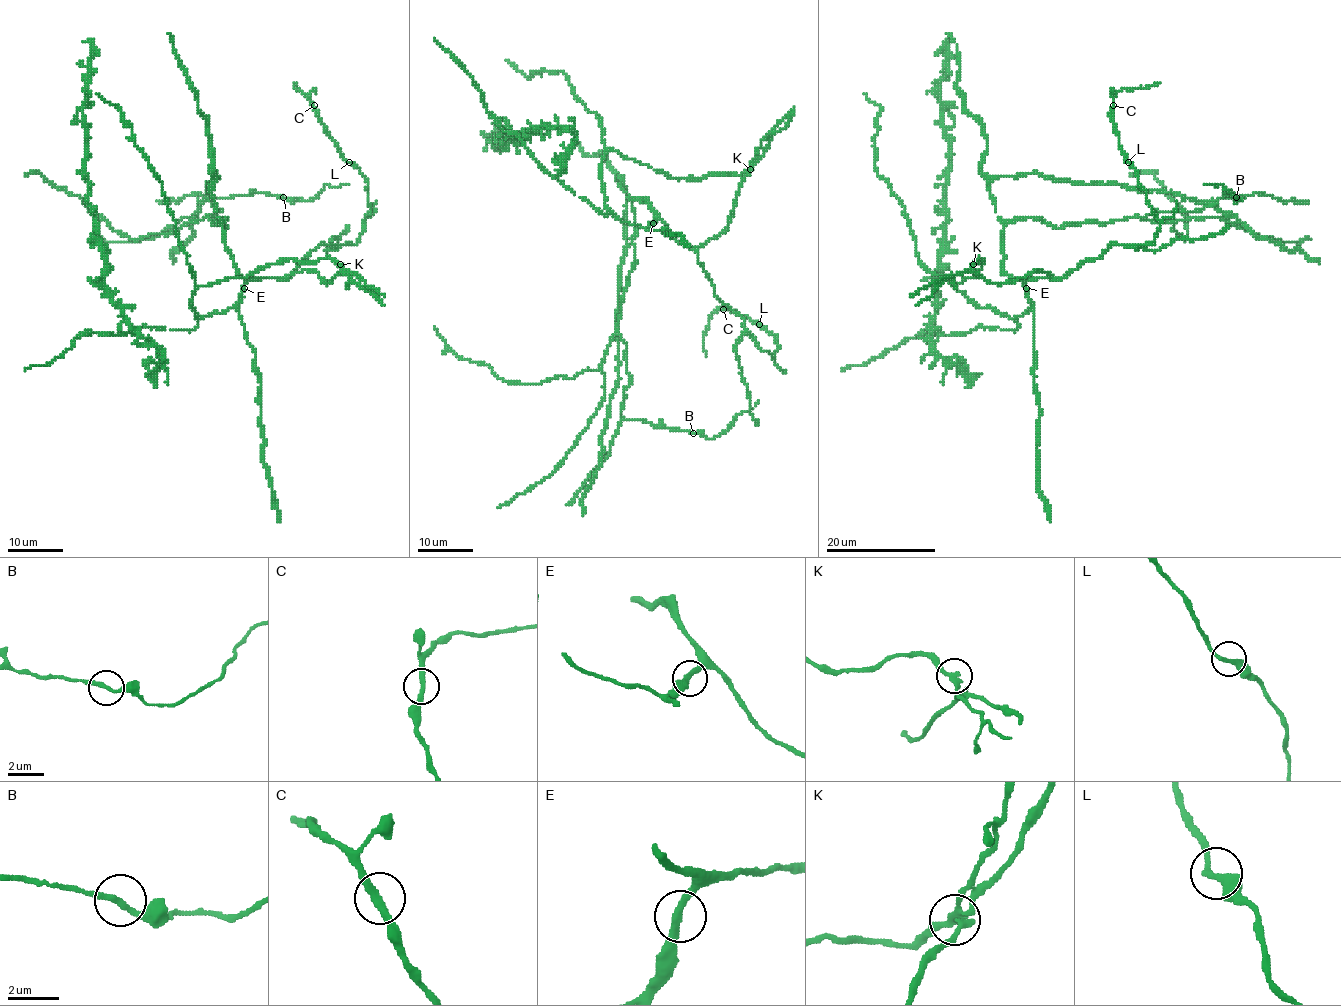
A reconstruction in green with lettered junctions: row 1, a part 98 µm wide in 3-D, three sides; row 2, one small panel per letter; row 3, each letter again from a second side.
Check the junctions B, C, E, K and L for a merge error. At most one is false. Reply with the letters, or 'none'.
none

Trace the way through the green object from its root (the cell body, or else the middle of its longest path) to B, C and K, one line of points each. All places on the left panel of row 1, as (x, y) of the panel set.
B: (241, 297), (246, 280), (224, 241), (227, 218), (226, 227), (208, 218), (222, 211), (212, 199), (283, 197)
C: (241, 297), (252, 280), (288, 278), (320, 245), (355, 244), (364, 226), (367, 179), (344, 157), (314, 105)
K: (241, 297), (242, 288), (252, 280), (285, 278), (303, 270), (314, 270), (329, 284), (341, 270), (340, 264)

